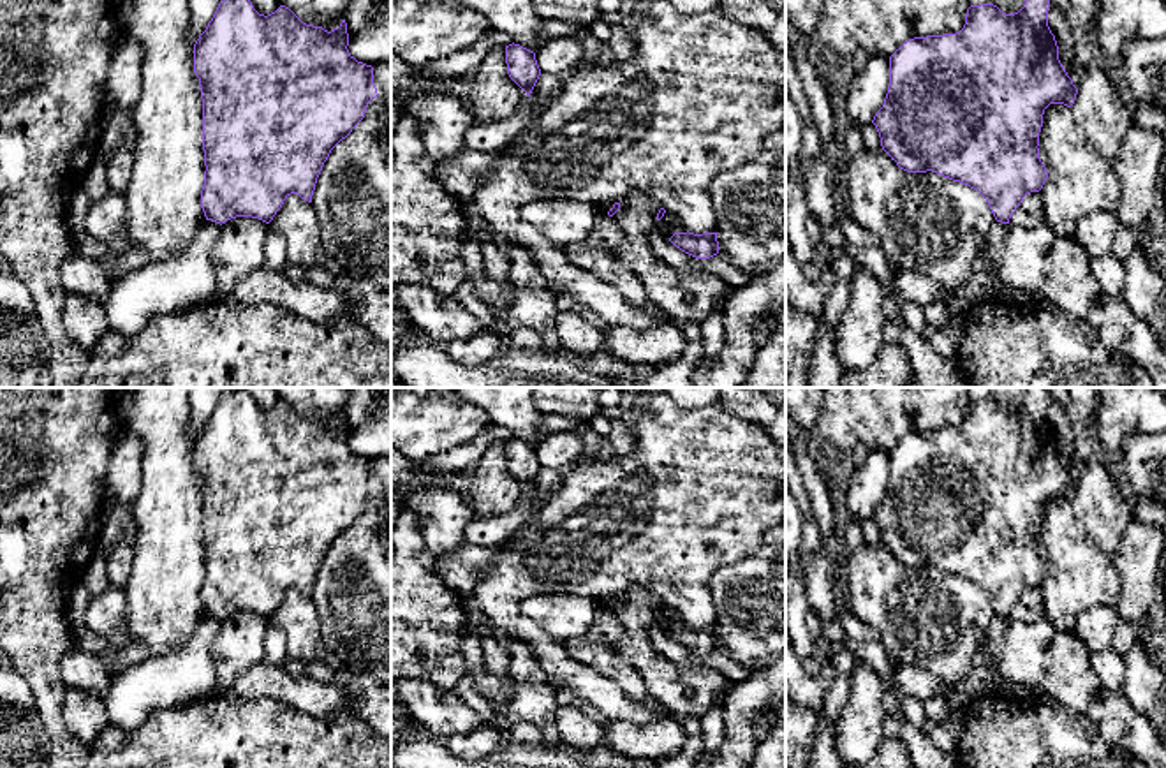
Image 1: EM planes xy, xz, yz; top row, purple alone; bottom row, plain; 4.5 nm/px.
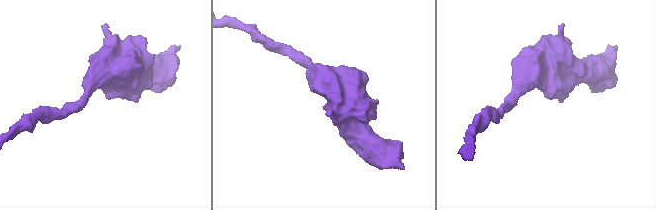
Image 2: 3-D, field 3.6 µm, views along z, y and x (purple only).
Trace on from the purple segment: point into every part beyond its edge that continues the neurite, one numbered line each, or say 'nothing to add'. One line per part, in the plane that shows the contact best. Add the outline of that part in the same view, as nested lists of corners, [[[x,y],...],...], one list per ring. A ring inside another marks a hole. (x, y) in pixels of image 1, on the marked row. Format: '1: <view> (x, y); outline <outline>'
nothing to add

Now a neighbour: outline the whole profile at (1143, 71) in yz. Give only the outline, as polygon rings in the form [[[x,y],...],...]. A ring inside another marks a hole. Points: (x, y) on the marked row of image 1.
[[[1166,35],[1131,41],[1125,46],[1120,81],[1131,104],[1166,111]]]

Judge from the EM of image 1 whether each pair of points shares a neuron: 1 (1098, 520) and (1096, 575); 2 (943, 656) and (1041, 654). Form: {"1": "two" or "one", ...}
{"1": "two", "2": "two"}

